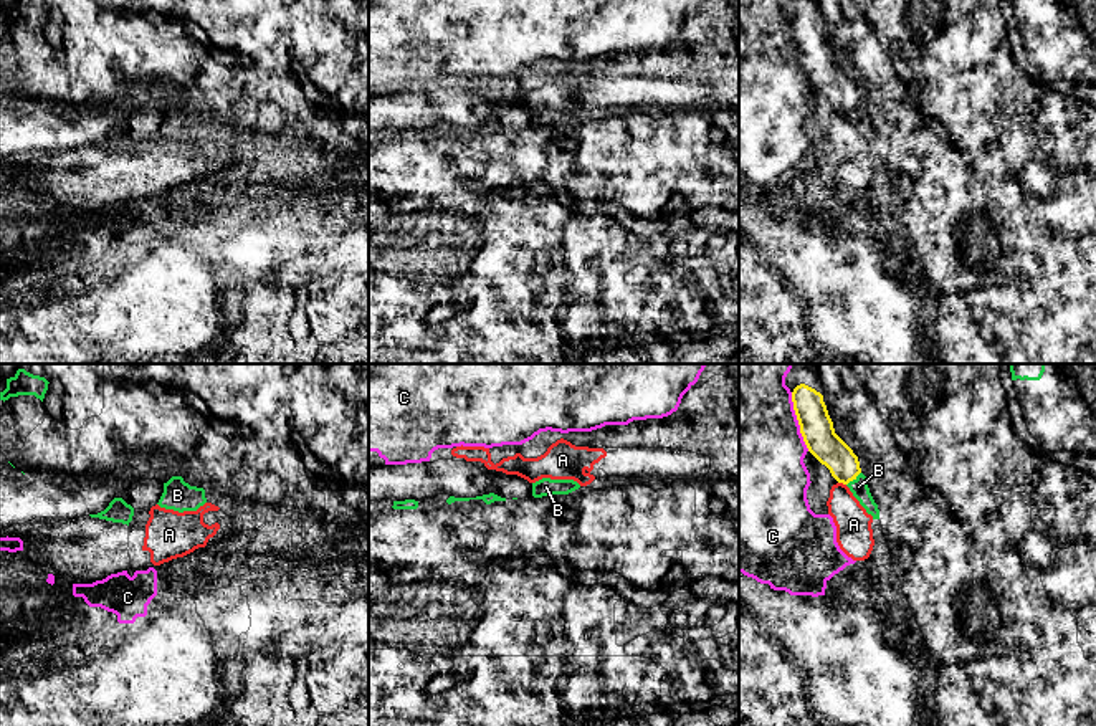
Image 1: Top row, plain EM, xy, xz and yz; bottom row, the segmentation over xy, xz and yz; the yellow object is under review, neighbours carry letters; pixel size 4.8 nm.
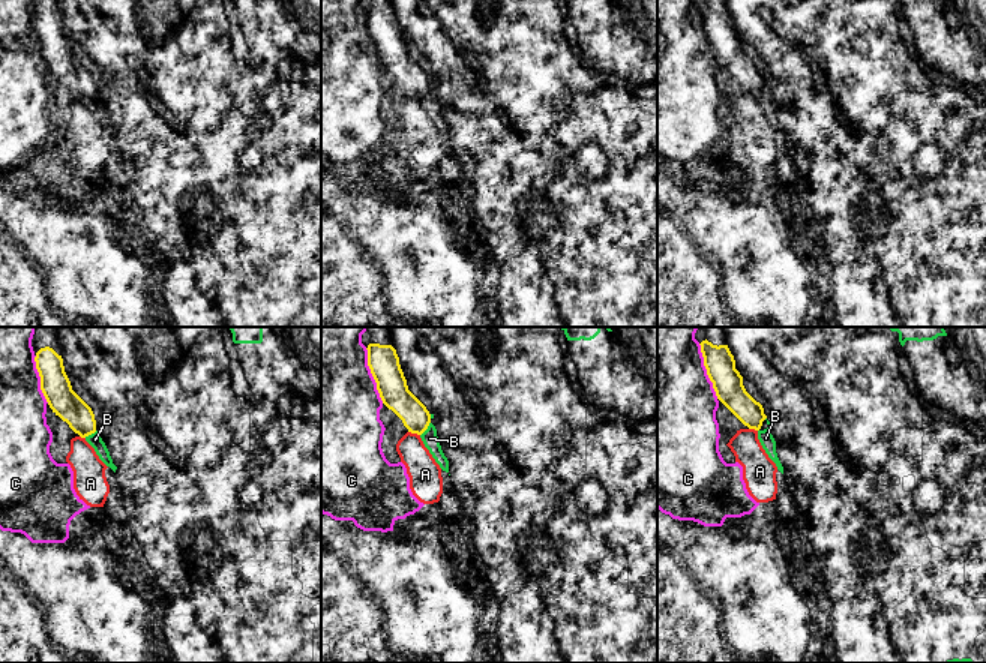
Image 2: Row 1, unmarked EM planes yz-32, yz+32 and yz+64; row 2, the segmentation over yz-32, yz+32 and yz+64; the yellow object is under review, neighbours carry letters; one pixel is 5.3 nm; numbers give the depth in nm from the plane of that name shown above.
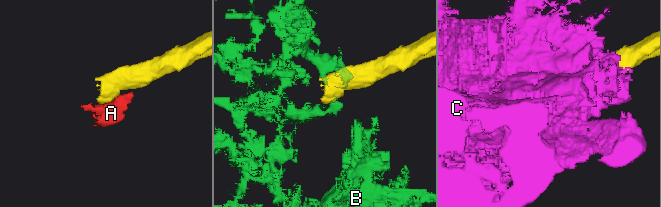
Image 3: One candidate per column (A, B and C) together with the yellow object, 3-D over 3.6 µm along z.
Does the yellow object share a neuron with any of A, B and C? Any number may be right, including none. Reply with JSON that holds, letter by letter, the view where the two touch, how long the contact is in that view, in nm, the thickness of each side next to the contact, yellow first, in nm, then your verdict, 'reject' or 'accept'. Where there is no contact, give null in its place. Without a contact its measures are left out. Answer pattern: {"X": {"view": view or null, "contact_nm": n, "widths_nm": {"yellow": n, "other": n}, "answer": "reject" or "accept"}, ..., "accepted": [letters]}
{"A": {"view": "yz", "contact_nm": 40, "widths_nm": {"yellow": 160, "other": 180}, "answer": "reject"}, "B": {"view": "yz", "contact_nm": 100, "widths_nm": {"yellow": 160, "other": 90}, "answer": "reject"}, "C": {"view": "yz", "contact_nm": 300, "widths_nm": {"yellow": 160, "other": 500}, "answer": "reject"}, "accepted": []}

